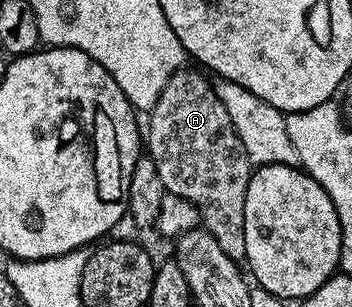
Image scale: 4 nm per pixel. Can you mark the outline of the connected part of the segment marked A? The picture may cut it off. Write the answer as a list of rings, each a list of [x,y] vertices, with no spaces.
[[[189,70],[175,72],[163,93],[159,93],[153,110],[148,112],[147,154],[155,161],[155,169],[159,169],[159,178],[163,180],[166,192],[175,197],[187,197],[187,201],[199,209],[201,227],[219,241],[227,257],[241,261],[245,258],[243,201],[247,201],[251,164],[239,133],[235,133],[235,125],[231,125],[231,117],[227,117],[227,109],[223,109],[216,86],[212,82],[209,84],[210,76],[200,70]]]

